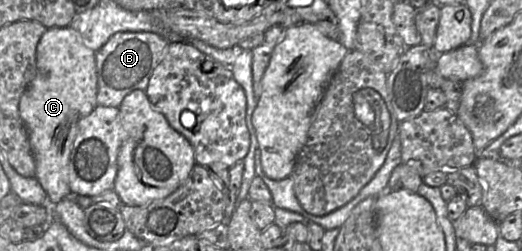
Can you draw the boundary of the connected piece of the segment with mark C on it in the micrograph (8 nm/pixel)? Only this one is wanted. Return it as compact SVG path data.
M70 26L47 28L36 48L36 75L20 98L19 114L34 156L35 178L48 195L51 206L71 194L68 170L77 123L98 106L95 54L85 45L81 34Z

